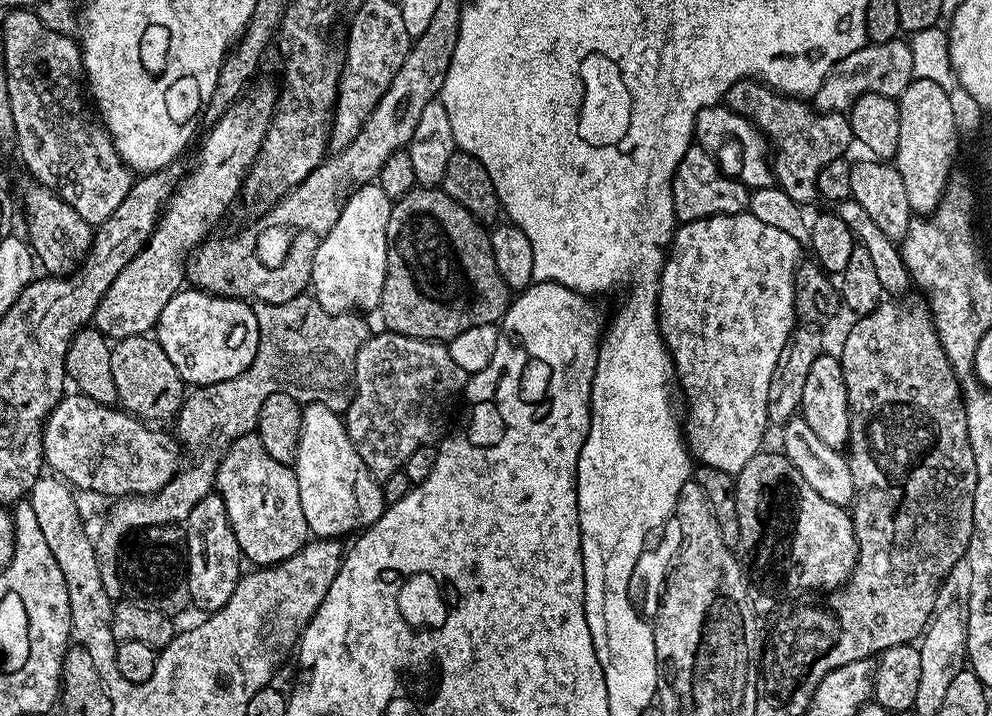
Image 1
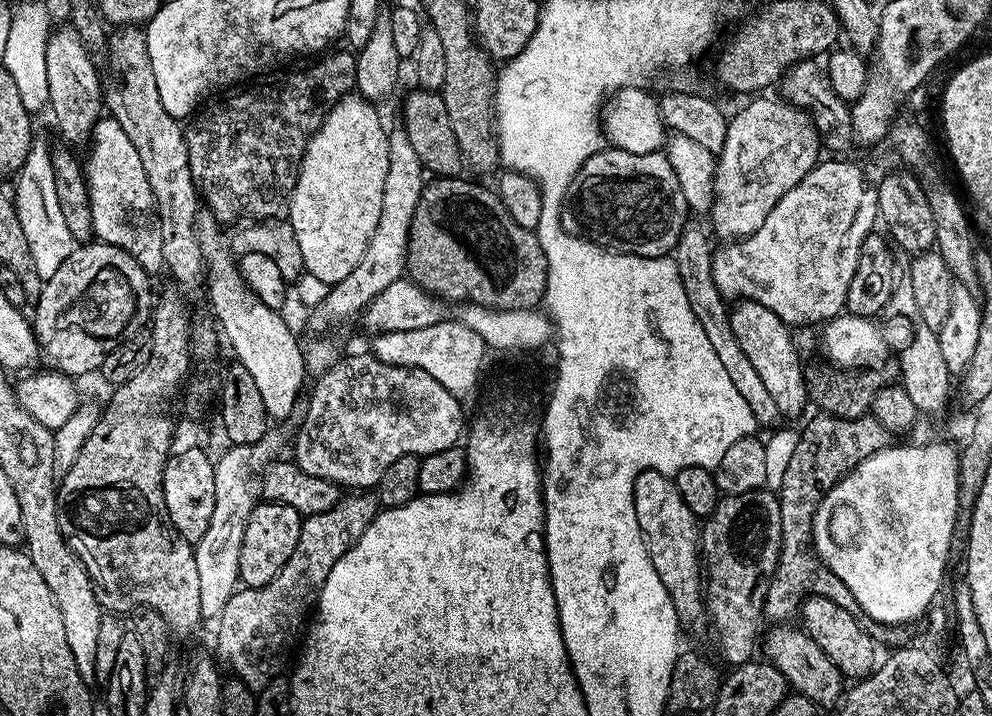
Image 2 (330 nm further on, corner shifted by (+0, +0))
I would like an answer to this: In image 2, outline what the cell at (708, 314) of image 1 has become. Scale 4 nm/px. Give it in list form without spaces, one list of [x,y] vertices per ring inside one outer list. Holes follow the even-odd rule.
[[[848,158],[828,159],[832,160],[821,159],[812,167],[810,174],[806,174],[806,178],[802,178],[802,182],[798,182],[798,186],[794,186],[794,190],[782,194],[778,206],[774,206],[774,210],[770,210],[770,214],[766,214],[766,222],[762,222],[762,226],[758,226],[758,230],[754,230],[749,236],[742,236],[739,240],[733,240],[720,246],[724,248],[717,247],[715,249],[712,258],[713,278],[718,290],[725,298],[762,302],[762,306],[774,310],[774,314],[778,314],[778,318],[782,318],[789,326],[795,326],[795,324],[817,324],[818,326],[823,322],[833,320],[835,316],[841,315],[845,311],[846,290],[850,290],[850,278],[854,278],[854,270],[858,270],[858,254],[862,254],[862,242],[877,227],[880,211],[876,197],[876,184],[868,181],[868,176],[862,169],[848,160],[844,160]]]

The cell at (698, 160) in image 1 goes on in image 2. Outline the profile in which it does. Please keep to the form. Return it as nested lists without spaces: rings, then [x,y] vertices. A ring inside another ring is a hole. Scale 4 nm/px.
[[[608,146],[595,152],[570,182],[566,208],[567,211],[568,208],[572,211],[573,218],[580,223],[579,231],[592,243],[614,252],[630,252],[633,256],[668,256],[690,220],[686,194],[682,194],[678,174],[674,174],[674,166],[670,166],[663,151],[632,154],[621,148]]]

